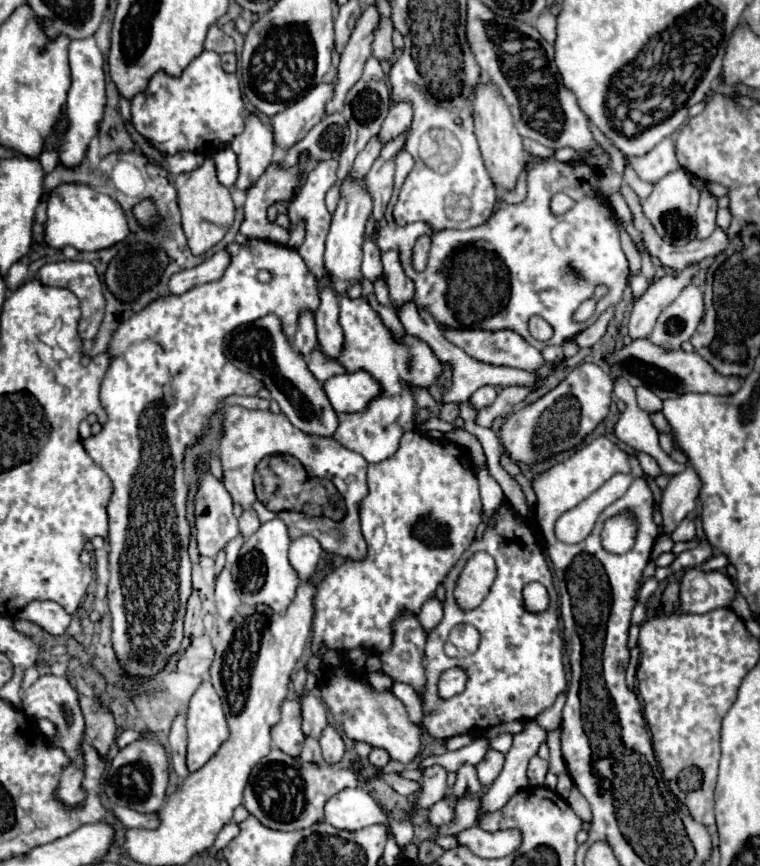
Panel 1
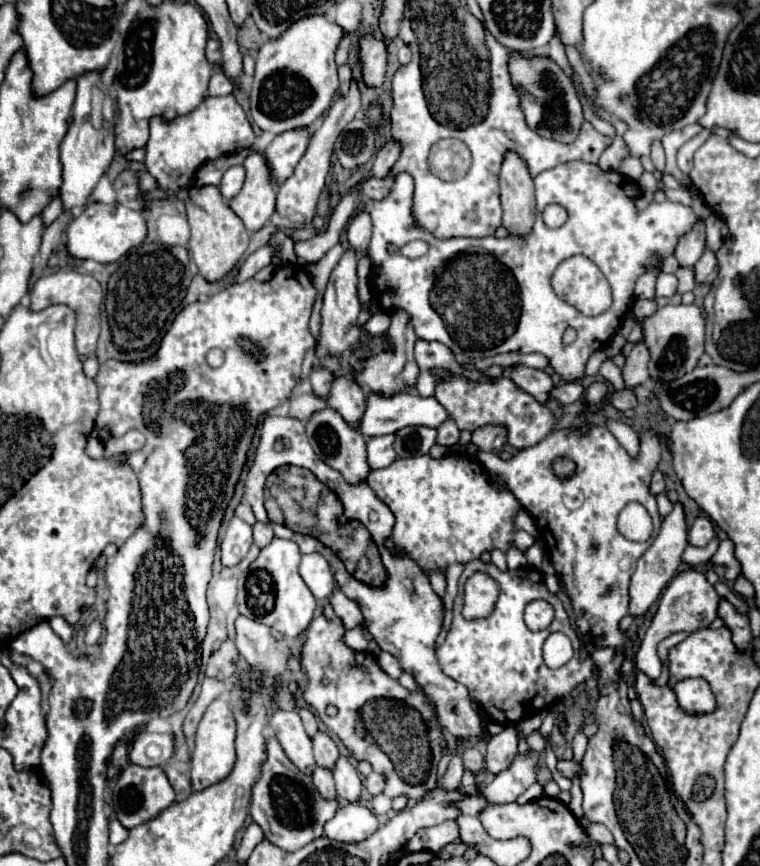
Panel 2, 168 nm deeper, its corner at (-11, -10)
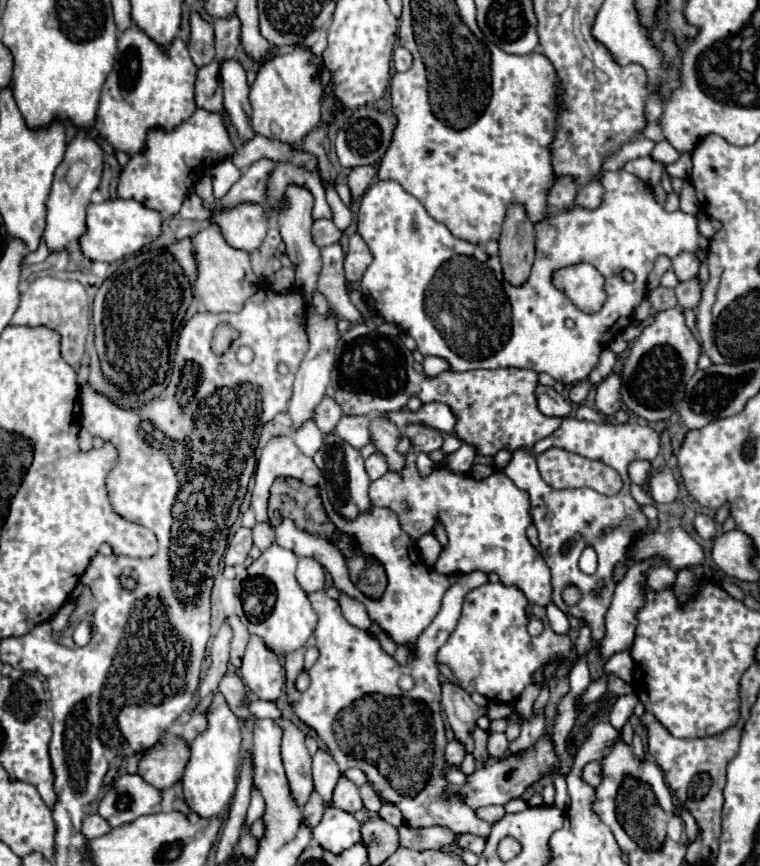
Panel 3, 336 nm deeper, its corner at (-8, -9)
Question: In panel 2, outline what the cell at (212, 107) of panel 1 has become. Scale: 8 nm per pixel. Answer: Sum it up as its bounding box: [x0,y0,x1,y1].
[145,94,257,198]

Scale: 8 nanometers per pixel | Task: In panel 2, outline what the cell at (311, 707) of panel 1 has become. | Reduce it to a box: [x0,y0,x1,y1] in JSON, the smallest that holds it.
[313,732,339,768]

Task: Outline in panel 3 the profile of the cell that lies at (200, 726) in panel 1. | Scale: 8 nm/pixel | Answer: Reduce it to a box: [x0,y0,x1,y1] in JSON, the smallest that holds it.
[182,693,240,817]

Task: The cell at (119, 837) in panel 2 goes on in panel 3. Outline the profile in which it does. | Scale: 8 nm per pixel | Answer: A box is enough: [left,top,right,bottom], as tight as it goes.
[80,815,110,839]

